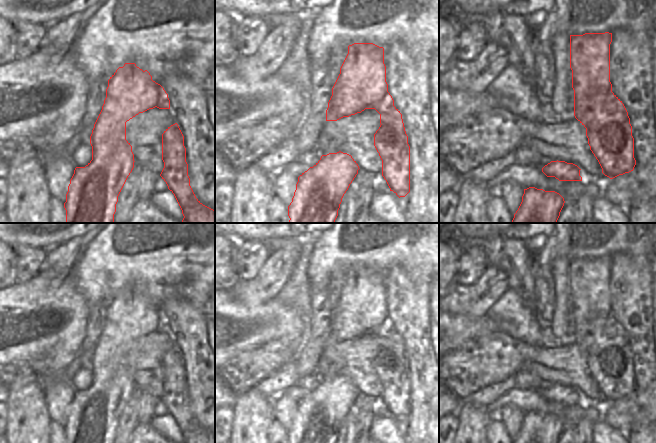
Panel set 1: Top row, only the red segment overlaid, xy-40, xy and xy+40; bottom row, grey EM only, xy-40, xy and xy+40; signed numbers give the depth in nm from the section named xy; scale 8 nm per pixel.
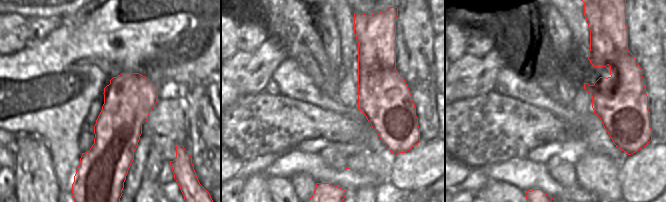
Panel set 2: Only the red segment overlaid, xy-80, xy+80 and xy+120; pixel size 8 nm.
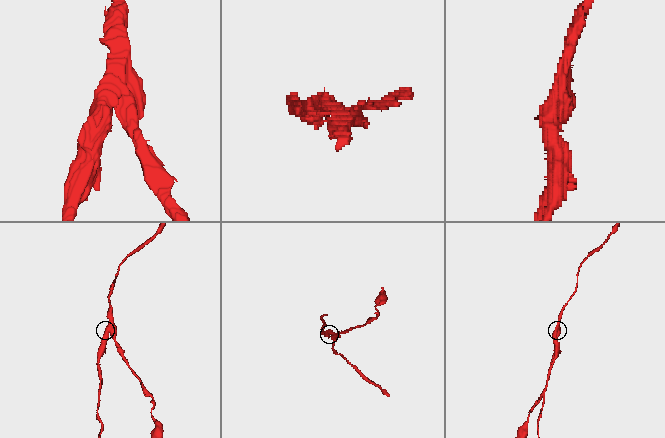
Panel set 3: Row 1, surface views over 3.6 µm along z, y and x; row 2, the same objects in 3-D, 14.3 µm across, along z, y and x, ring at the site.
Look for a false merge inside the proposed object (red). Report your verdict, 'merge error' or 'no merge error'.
merge error

